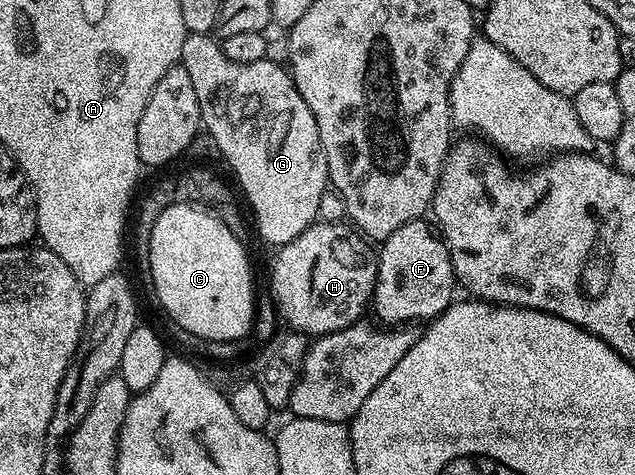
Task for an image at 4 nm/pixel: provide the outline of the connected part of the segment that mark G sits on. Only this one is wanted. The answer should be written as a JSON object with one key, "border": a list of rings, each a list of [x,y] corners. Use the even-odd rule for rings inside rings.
{"border":[[[195,32],[189,33],[184,38],[180,67],[188,70],[188,74],[192,77],[192,87],[196,89],[196,98],[200,98],[202,128],[209,132],[212,138],[216,138],[216,146],[220,146],[220,154],[224,164],[227,164],[234,171],[234,176],[238,179],[238,184],[242,187],[242,192],[246,195],[246,200],[250,203],[250,208],[254,211],[255,218],[258,219],[259,234],[268,243],[274,244],[273,246],[287,244],[296,239],[300,234],[304,234],[304,230],[308,230],[311,224],[319,219],[318,211],[322,208],[322,195],[325,194],[326,188],[328,192],[330,175],[326,165],[326,155],[320,142],[320,130],[316,130],[316,118],[312,118],[312,110],[308,110],[308,102],[304,102],[304,98],[300,98],[289,71],[281,63],[269,59],[253,60],[250,64],[236,62],[224,54],[221,43],[213,35],[196,34]]]}

